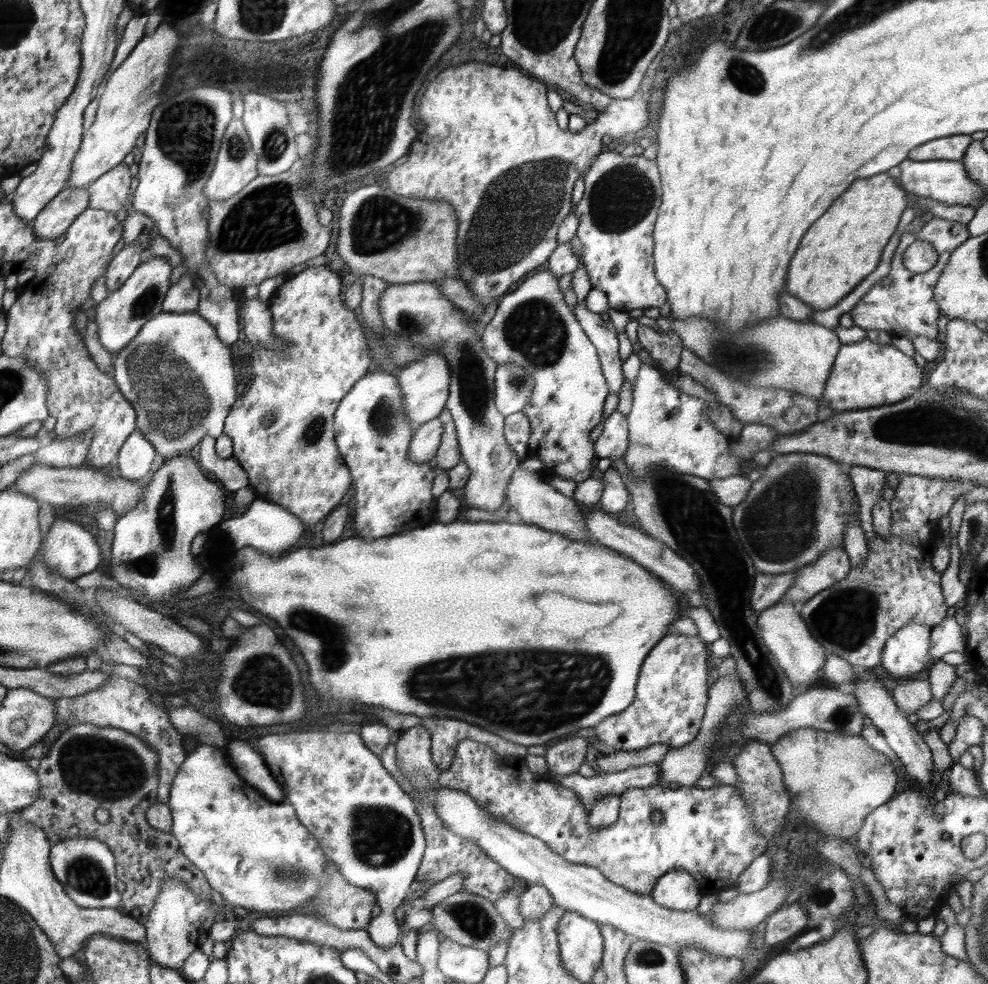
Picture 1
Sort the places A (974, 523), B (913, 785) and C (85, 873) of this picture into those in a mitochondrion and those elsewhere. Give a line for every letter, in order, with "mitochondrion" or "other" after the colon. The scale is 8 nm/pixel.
A: mitochondrion
B: other
C: mitochondrion

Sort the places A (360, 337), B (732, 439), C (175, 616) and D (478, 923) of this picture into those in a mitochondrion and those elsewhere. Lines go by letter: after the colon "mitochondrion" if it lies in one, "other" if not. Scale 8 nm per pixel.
A: other
B: other
C: other
D: mitochondrion

